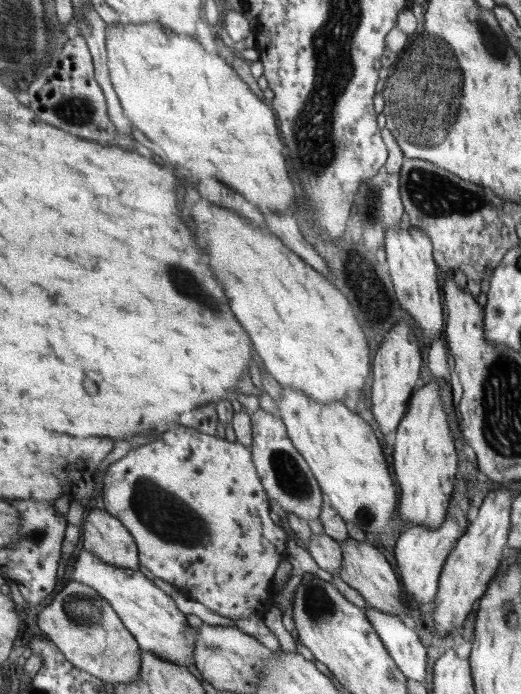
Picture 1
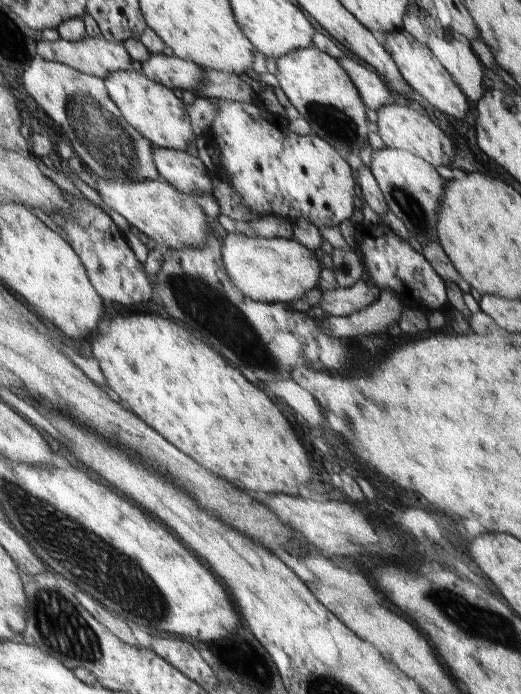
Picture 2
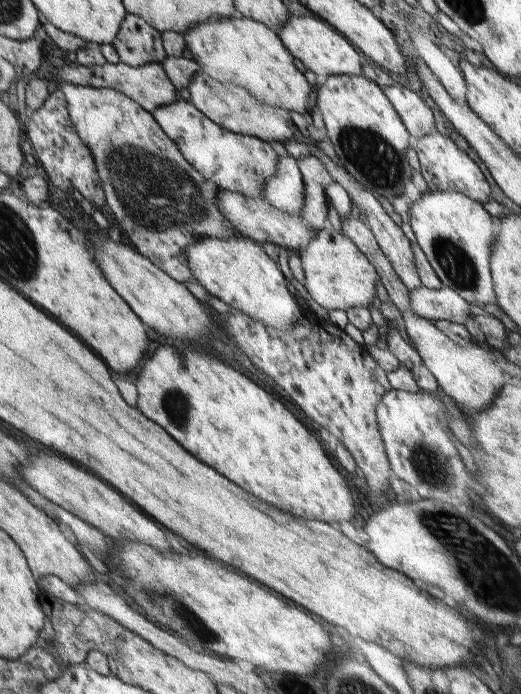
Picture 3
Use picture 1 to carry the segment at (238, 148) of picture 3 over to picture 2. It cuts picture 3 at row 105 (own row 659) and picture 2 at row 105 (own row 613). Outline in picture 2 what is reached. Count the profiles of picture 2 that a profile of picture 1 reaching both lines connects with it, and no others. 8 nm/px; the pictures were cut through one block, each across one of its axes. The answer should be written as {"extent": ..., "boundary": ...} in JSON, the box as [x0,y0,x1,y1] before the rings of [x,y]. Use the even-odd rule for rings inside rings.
{"extent":[104,70,194,152],"boundary":[[[133,70],[114,72],[113,75],[106,76],[104,81],[114,104],[122,111],[122,116],[126,116],[126,120],[130,121],[133,128],[152,141],[156,148],[188,152],[186,146],[194,138],[194,134],[190,130],[190,120],[184,114],[184,106],[174,96],[172,89],[168,90],[166,85],[162,86],[158,81],[144,76],[144,73],[140,74]]]}

